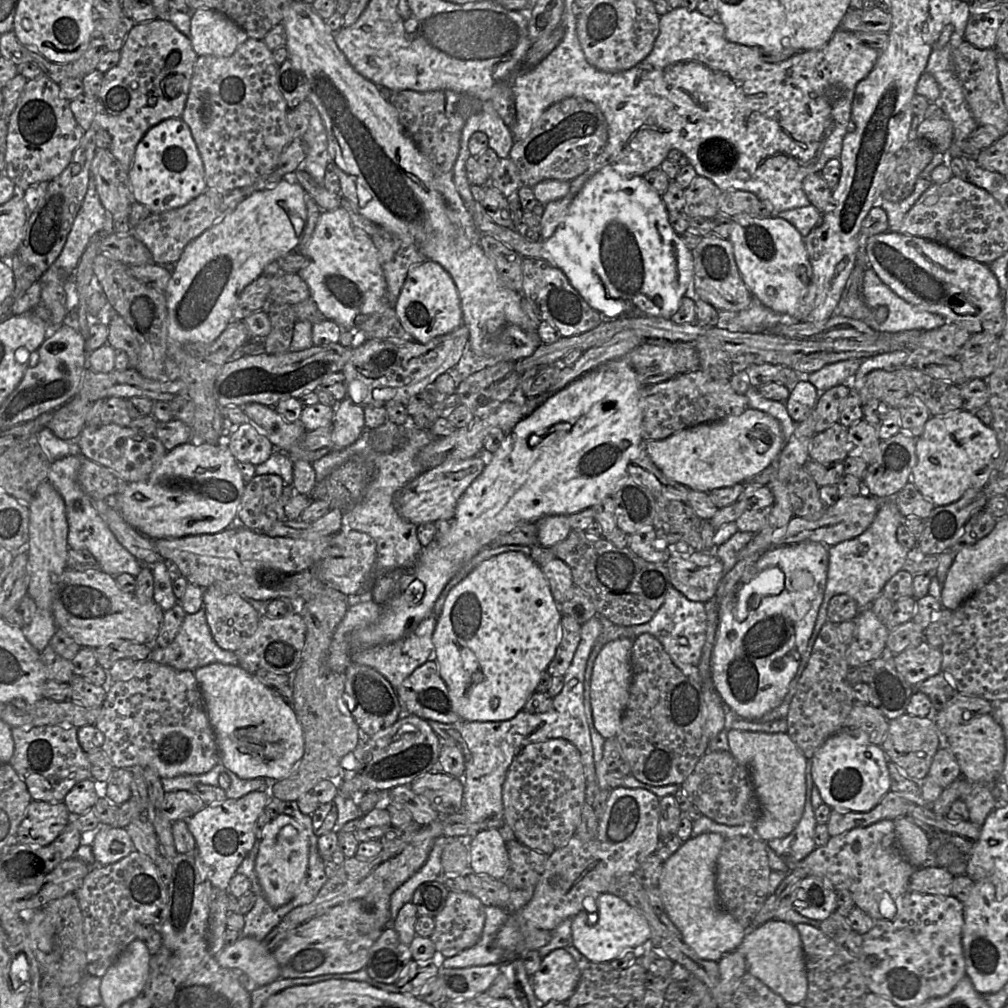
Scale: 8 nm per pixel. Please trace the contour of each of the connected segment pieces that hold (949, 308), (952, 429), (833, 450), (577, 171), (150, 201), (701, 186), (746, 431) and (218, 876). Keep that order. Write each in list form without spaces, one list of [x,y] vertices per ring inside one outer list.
[[[888,230],[866,239],[865,254],[868,266],[900,298],[922,310],[942,316],[949,323],[964,327],[971,334],[983,331],[980,327],[983,320],[1003,312],[1003,293],[989,266],[962,256],[939,243]]]
[[[959,410],[946,416],[931,416],[922,434],[916,438],[916,463],[912,469],[911,481],[918,491],[934,506],[945,506],[958,501],[972,490],[981,490],[994,475],[994,453],[998,440],[994,430],[984,425],[974,412]]]
[[[839,421],[814,435],[809,450],[811,459],[820,463],[844,461],[848,456],[848,429]]]
[[[568,97],[548,107],[525,139],[514,142],[509,158],[518,168],[523,185],[534,187],[544,180],[571,181],[582,175],[602,152],[608,126],[602,111],[581,97]]]
[[[181,118],[163,120],[144,134],[136,146],[128,175],[134,200],[144,204],[151,213],[180,208],[207,189],[202,158],[189,126]]]
[[[697,175],[684,190],[682,213],[687,219],[711,219],[719,212],[722,191],[708,178]]]
[[[747,408],[740,415],[680,430],[665,439],[644,441],[656,467],[690,490],[708,493],[744,483],[779,457],[785,438],[779,421],[763,411]]]
[[[256,790],[239,799],[226,798],[220,803],[204,806],[189,819],[184,819],[195,839],[200,857],[209,868],[213,887],[228,890],[230,879],[257,841],[256,822],[270,798],[268,791]]]

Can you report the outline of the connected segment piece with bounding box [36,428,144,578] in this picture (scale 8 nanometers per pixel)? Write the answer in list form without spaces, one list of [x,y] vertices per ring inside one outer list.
[[[48,428],[41,429],[36,435],[42,450],[51,463],[46,480],[54,486],[65,503],[68,522],[68,549],[88,550],[98,562],[100,570],[113,577],[126,573],[136,578],[144,564],[140,563],[118,542],[108,525],[98,514],[92,500],[84,493],[77,481],[83,457],[78,455],[75,441],[60,439]]]

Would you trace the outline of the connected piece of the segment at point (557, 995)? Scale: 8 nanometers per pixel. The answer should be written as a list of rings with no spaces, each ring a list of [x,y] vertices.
[[[559,948],[542,958],[530,982],[540,1004],[566,1002],[573,995],[580,975],[573,957],[564,948]]]

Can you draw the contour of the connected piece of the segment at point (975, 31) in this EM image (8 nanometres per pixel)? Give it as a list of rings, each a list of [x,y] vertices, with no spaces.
[[[997,8],[971,12],[965,29],[965,40],[978,49],[994,48],[1000,25]]]

